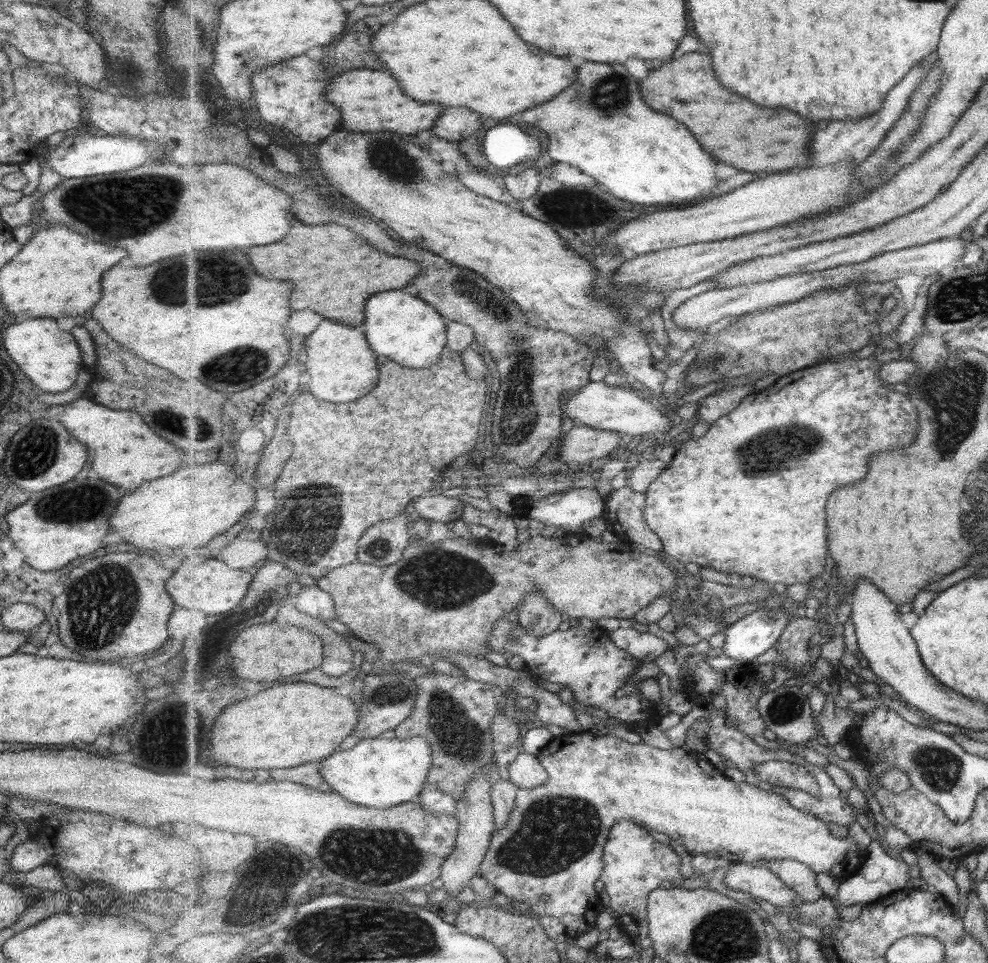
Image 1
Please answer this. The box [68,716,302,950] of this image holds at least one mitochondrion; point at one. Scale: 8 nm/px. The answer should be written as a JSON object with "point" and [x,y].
{"point":[252,904]}

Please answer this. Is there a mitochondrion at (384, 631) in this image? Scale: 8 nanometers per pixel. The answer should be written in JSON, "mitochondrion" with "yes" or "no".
{"mitochondrion":"no"}

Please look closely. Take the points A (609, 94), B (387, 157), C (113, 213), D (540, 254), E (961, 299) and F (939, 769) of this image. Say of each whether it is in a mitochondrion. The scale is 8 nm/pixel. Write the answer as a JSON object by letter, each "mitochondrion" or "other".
{"A":"mitochondrion","B":"mitochondrion","C":"mitochondrion","D":"other","E":"mitochondrion","F":"mitochondrion"}

